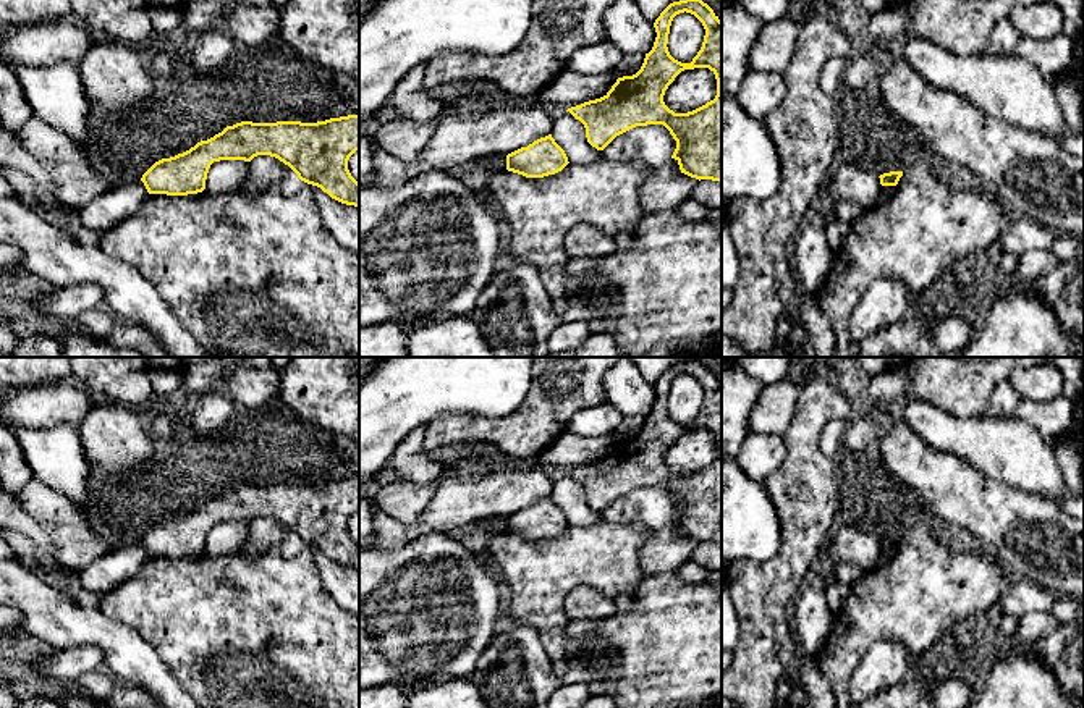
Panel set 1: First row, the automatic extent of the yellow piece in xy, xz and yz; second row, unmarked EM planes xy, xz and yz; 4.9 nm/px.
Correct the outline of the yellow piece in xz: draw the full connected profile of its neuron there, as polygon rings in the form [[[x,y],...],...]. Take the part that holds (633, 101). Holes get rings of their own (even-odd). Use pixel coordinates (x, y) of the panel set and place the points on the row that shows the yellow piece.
[[[680,0],[660,13],[654,27],[657,32],[654,47],[646,53],[636,74],[618,78],[603,97],[571,107],[566,112],[584,124],[587,142],[597,150],[603,150],[616,136],[636,126],[663,124],[676,141],[671,158],[678,162],[681,173],[699,181],[722,183],[722,21],[702,0]],[[684,11],[694,15],[705,29],[702,47],[691,63],[675,60],[667,47],[671,21]],[[694,68],[709,68],[715,74],[717,95],[692,112],[675,113],[663,102],[665,91],[681,71]]]

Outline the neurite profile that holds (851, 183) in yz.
[[[851,163],[841,165],[832,178],[832,194],[859,204],[864,209],[875,205],[880,192],[880,178]]]

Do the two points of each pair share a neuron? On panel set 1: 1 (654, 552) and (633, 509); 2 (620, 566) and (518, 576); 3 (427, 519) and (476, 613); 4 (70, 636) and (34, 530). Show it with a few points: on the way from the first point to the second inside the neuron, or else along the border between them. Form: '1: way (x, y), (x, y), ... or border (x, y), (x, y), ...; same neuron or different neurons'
1: way (657, 540), (657, 530), (644, 518); same neuron
2: way (594, 566), (554, 566), (544, 571); same neuron
3: border (448, 532), (424, 532), (400, 548); different neurons
4: border (34, 569), (42, 576); different neurons

